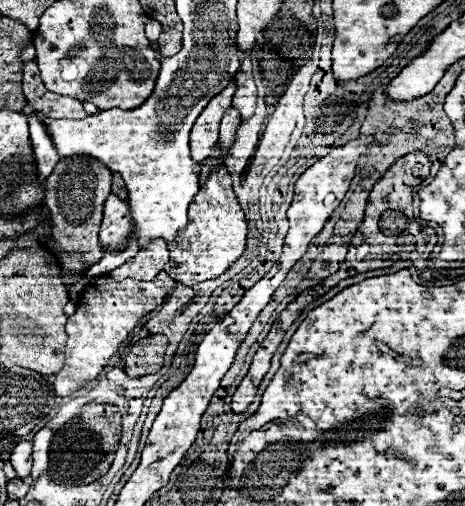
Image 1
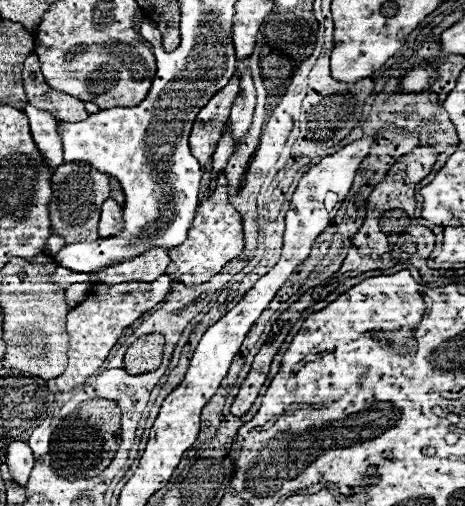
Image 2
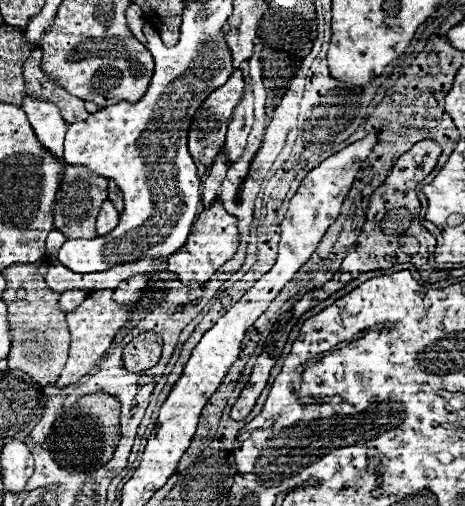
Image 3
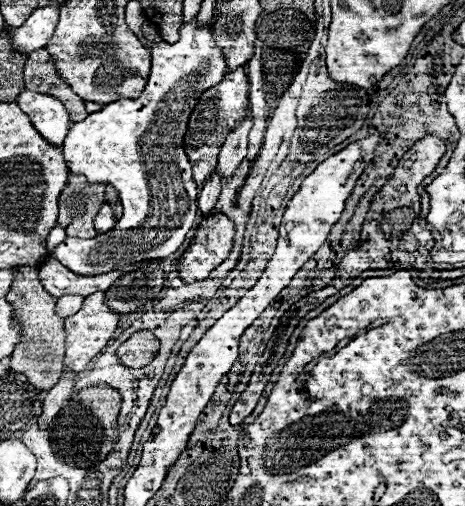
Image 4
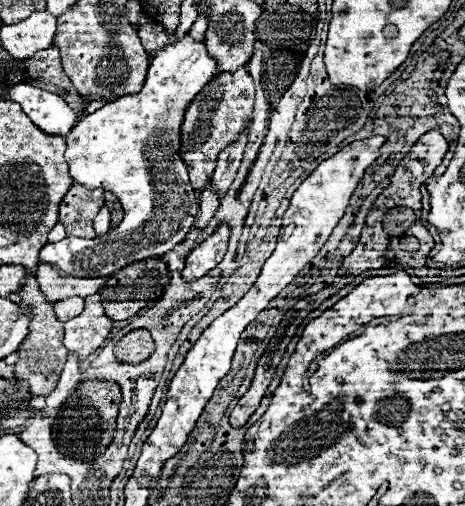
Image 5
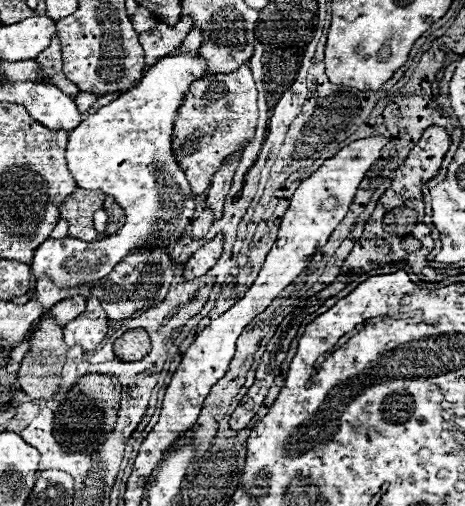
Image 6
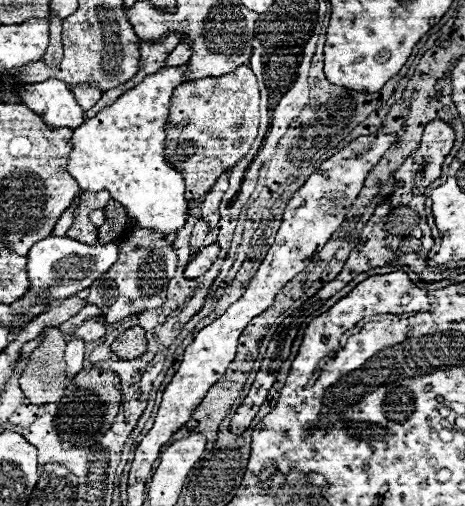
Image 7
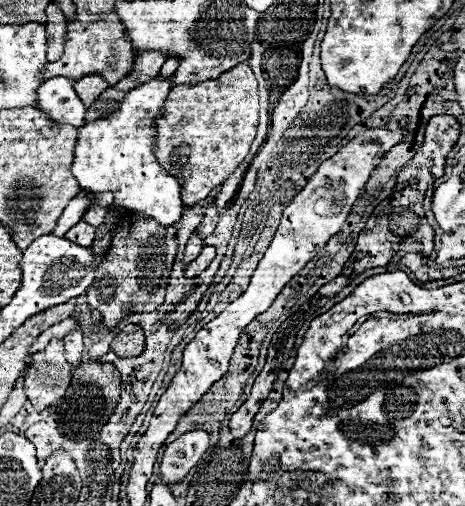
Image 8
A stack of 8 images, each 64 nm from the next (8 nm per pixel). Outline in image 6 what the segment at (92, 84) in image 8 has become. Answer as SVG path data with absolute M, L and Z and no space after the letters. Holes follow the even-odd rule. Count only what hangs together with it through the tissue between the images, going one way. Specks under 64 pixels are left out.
M80 90L80 92L76 94L76 106L78 106L78 110L80 110L80 112L86 112L86 110L96 102L96 98L98 98L96 94L92 94L92 92L82 92L82 90Z

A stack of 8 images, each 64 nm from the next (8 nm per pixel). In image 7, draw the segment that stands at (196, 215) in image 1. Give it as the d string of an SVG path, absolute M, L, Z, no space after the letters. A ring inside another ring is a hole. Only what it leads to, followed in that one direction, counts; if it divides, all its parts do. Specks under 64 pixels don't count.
M210 244L210 246L202 248L202 250L190 260L190 264L186 266L184 278L198 278L200 274L204 274L204 272L212 266L212 262L216 260L218 250L220 250L218 244Z

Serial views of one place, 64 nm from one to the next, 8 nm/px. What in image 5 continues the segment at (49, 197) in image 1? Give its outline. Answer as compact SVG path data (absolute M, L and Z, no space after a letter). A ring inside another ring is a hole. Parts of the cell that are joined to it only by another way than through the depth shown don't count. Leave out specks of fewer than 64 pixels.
M74 184L68 190L68 194L64 196L64 202L60 202L58 220L66 226L66 232L72 236L96 238L92 220L102 206L104 206L104 190L102 188L90 190L80 184Z

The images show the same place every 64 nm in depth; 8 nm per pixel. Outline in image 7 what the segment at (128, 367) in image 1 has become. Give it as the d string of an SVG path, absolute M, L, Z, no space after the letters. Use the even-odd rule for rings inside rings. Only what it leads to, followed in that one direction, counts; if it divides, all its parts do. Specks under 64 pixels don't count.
M132 326L126 332L118 334L112 342L112 352L118 358L138 358L146 350L146 336L140 326Z

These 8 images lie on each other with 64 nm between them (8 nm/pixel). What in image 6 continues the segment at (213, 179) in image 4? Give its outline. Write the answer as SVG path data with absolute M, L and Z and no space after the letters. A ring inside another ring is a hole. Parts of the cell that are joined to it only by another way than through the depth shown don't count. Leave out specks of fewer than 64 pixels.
M202 210L200 216L192 222L192 240L202 240L208 234L212 222L214 222L212 212L210 210Z

